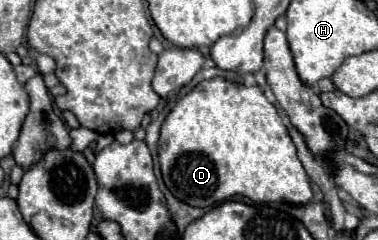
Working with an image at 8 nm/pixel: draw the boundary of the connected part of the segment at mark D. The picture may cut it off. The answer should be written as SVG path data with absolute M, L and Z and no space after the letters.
M212 78L212 80L204 80L200 82L192 92L188 92L186 96L182 96L176 106L172 108L172 112L166 116L164 120L164 126L162 126L162 132L160 132L160 152L158 152L158 158L160 158L160 170L162 170L162 180L166 184L166 188L184 204L188 206L198 206L198 208L212 208L212 206L218 206L222 204L224 200L232 198L232 196L246 196L250 198L252 202L292 202L296 206L304 206L312 200L312 190L310 190L310 178L306 174L306 170L302 168L302 162L298 160L296 156L296 146L292 144L290 140L290 134L288 134L288 128L286 128L286 122L282 118L282 114L276 110L274 104L270 104L266 100L266 96L262 94L262 90L258 86L244 86L244 84L234 84L234 82L228 82L224 78Z

